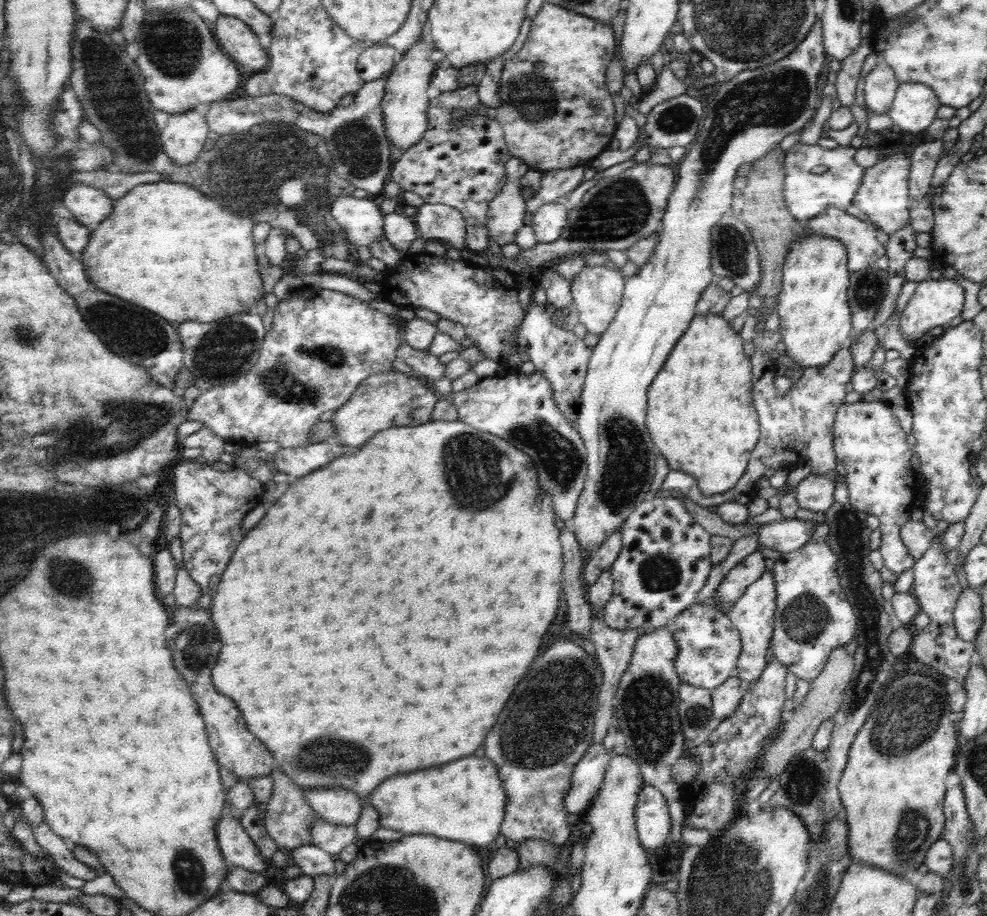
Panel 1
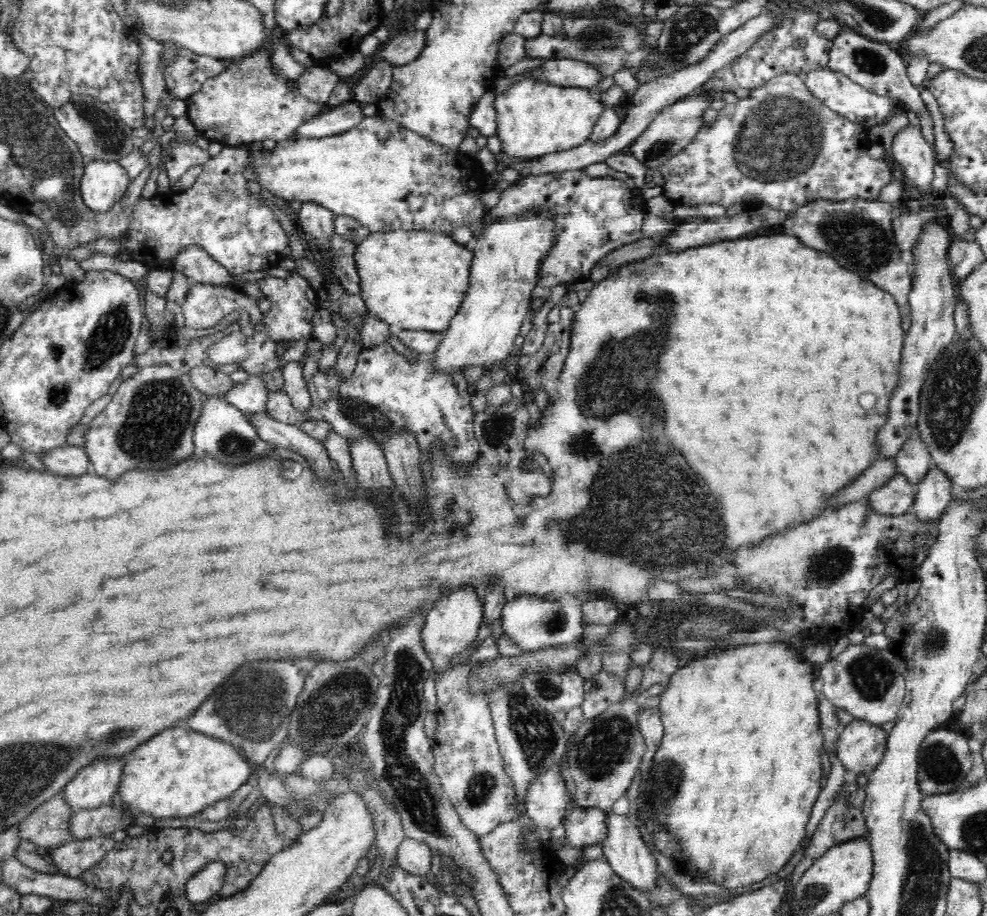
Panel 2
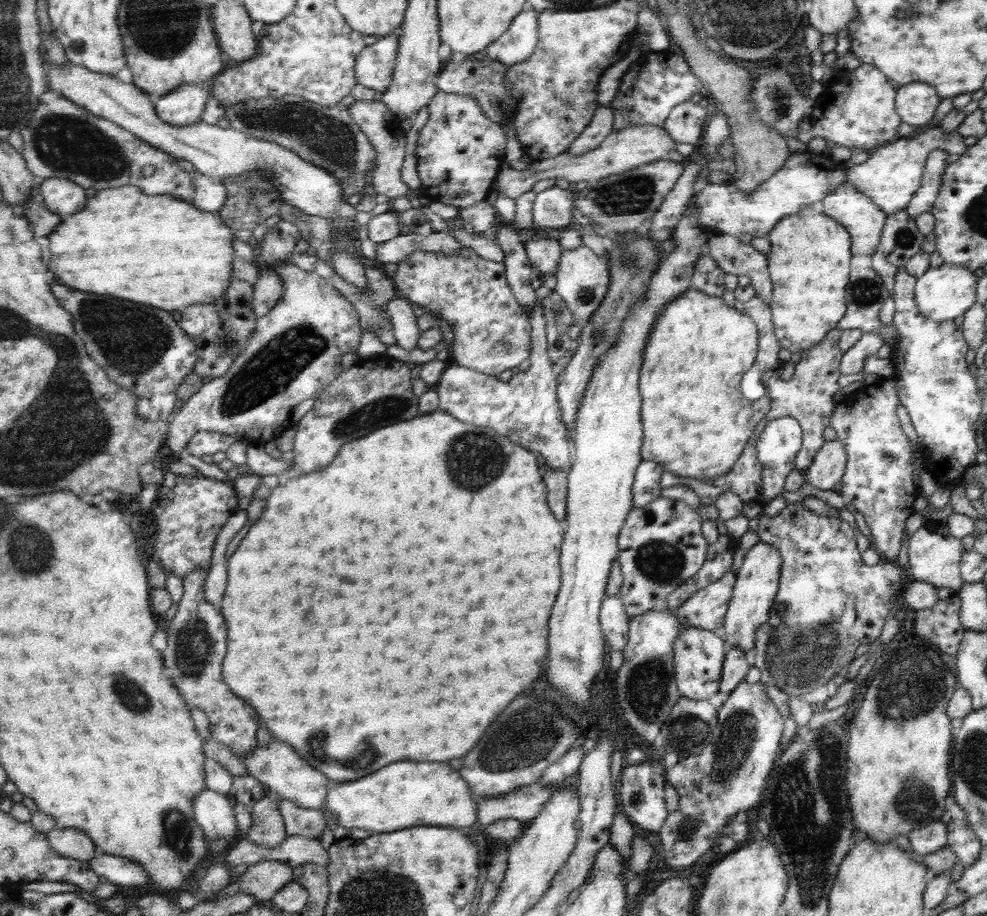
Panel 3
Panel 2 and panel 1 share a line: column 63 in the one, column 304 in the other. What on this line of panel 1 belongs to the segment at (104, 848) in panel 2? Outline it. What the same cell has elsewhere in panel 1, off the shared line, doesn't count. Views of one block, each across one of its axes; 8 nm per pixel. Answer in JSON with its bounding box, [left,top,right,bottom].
[289,846,337,876]

